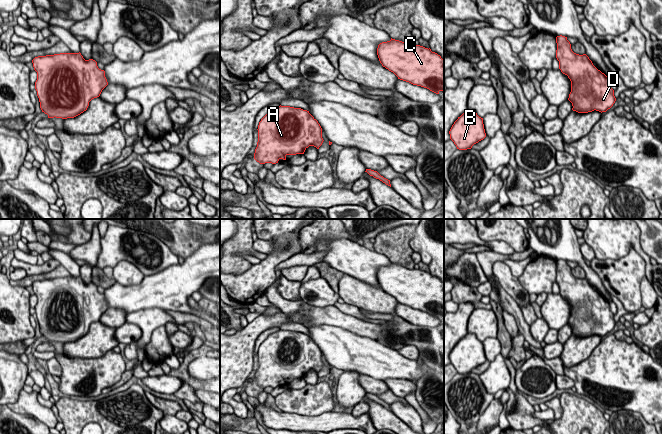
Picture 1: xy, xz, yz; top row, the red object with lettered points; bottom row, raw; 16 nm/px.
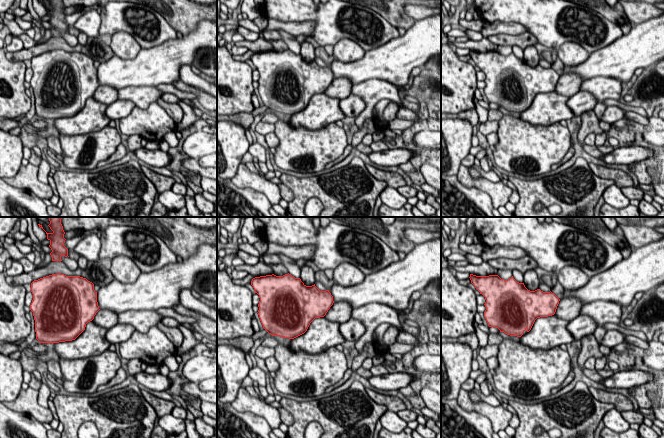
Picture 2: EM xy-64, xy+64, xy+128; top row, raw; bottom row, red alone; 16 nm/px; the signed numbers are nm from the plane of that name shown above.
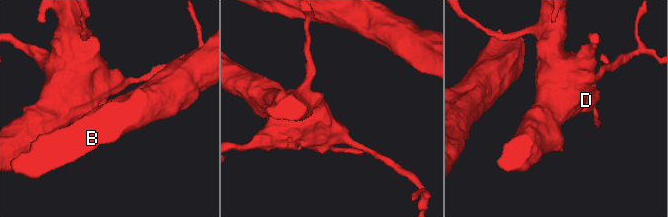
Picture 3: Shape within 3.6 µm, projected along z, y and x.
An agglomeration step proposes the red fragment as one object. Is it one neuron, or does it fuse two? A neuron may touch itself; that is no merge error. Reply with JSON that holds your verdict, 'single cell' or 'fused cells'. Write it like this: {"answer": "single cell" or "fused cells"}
{"answer": "single cell"}

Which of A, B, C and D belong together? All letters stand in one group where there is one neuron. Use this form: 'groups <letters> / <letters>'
groups A B C D

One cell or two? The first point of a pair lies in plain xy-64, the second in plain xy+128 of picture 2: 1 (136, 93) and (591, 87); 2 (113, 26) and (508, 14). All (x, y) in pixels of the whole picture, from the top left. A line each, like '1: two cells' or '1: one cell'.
1: one cell
2: one cell

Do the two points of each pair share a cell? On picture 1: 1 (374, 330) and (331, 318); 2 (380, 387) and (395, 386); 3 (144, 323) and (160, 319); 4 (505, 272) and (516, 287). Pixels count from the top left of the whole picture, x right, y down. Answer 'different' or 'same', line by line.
1: same
2: different
3: same
4: same

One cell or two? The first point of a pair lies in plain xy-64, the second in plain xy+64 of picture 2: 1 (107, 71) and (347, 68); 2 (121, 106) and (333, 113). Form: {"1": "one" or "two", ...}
{"1": "one", "2": "two"}

